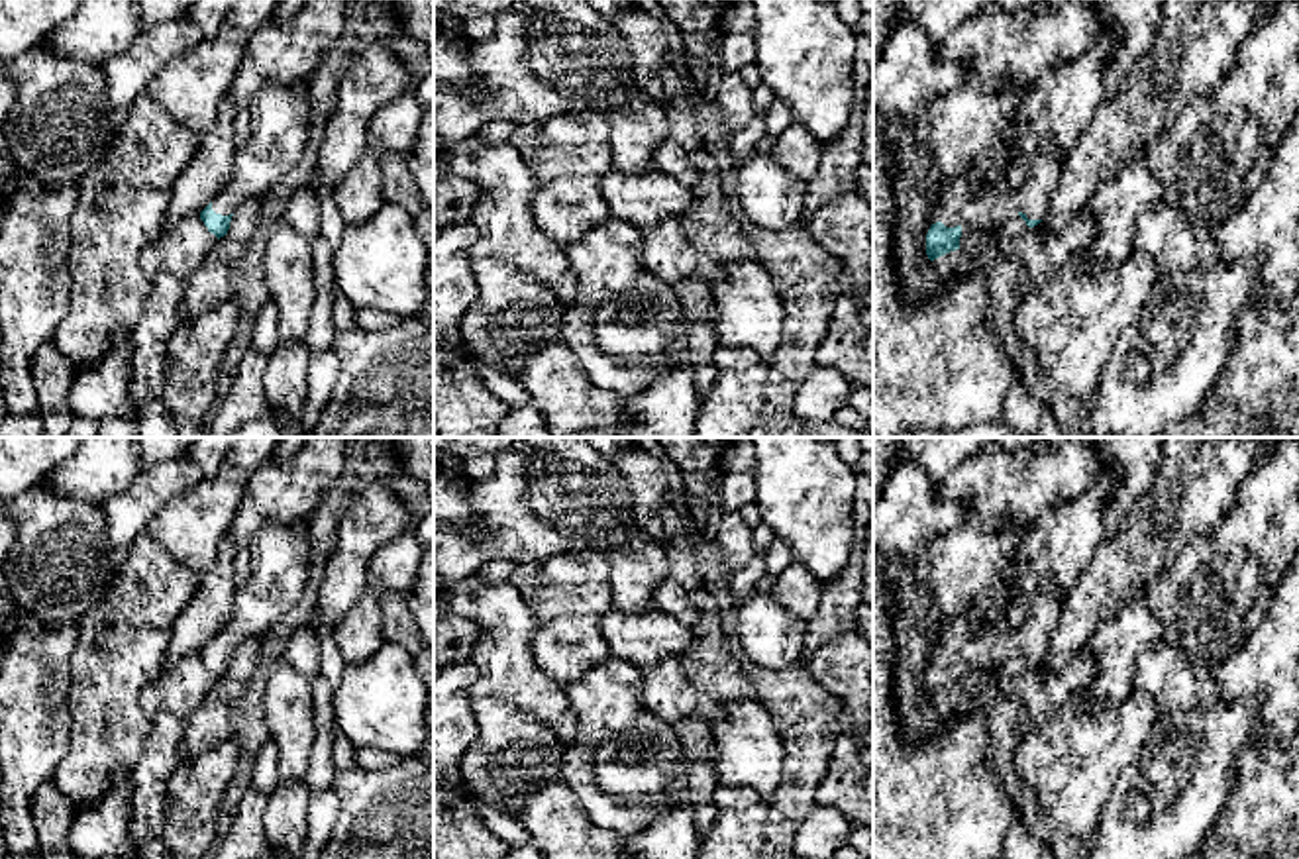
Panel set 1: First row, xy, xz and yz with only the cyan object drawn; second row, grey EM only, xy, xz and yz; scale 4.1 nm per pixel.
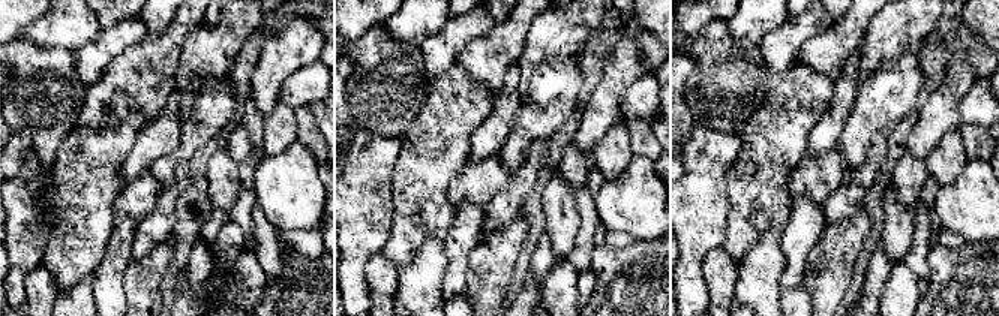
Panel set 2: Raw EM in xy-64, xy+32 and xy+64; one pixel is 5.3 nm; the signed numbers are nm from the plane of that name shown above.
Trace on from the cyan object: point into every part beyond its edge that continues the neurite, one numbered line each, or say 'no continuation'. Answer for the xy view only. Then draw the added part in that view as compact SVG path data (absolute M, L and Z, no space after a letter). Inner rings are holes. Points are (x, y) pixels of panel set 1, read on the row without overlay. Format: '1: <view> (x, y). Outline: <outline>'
1: xy (281, 557). Outline: M306 526L263 528L247 551L251 575L235 588L232 618L212 641L212 649L222 655L271 632L300 602L316 575Z

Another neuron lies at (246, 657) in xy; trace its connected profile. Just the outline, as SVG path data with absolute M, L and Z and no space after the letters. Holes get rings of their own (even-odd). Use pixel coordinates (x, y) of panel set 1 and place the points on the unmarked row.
M257 635L239 643L230 669L216 681L210 694L188 716L179 767L194 761L232 733L232 704L251 686L259 661L271 651L273 635Z

